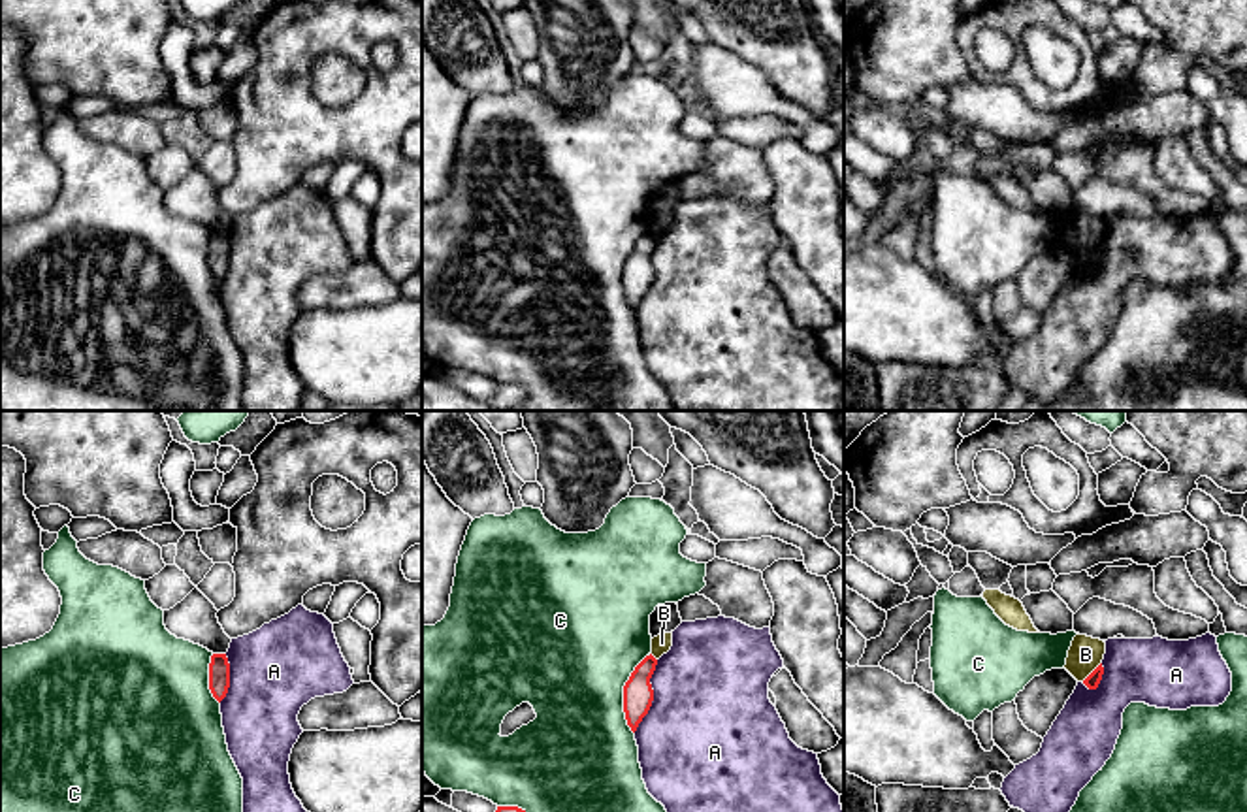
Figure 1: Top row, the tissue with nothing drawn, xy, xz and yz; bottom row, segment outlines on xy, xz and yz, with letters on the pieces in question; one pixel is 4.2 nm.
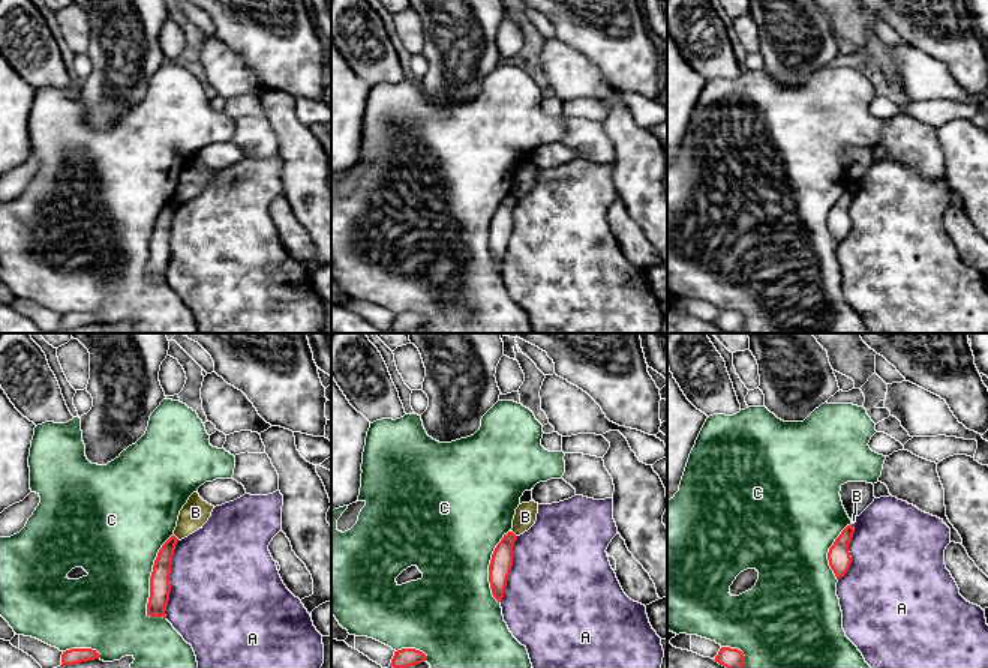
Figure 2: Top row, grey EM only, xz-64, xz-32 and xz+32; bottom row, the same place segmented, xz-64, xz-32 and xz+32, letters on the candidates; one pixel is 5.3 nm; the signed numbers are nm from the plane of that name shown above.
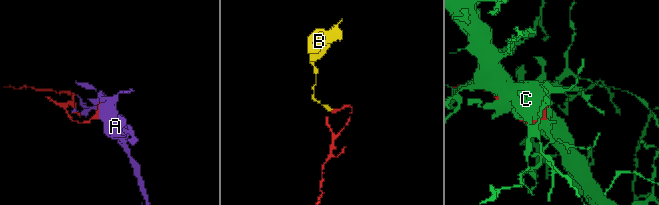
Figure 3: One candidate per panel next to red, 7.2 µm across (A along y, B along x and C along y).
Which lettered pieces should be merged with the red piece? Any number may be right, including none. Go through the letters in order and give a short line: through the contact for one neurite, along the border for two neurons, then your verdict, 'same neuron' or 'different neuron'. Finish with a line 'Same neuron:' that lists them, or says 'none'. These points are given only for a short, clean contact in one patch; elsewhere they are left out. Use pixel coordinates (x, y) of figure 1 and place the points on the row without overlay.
A: different neuron
B: line yz (1101, 240), (1082, 259); different neuron
C: different neuron
Same neuron: none

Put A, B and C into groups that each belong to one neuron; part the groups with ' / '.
A / B / C

